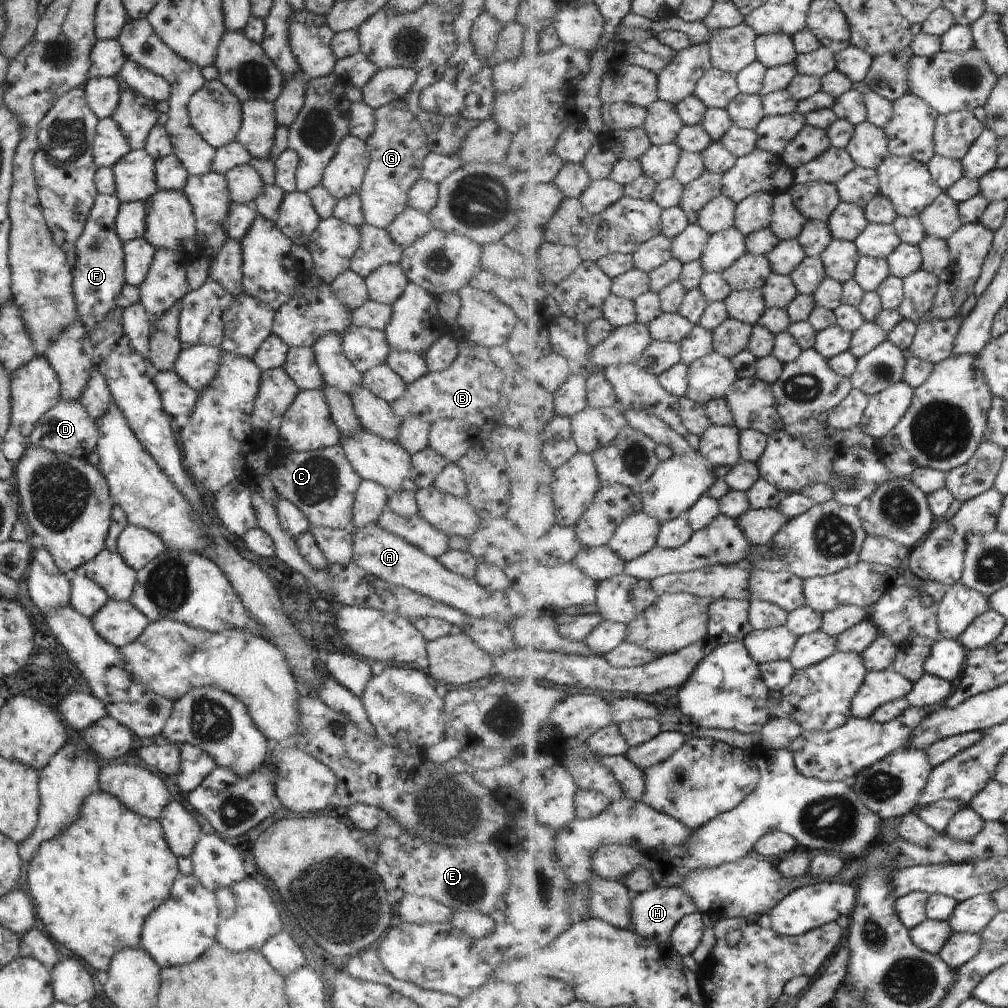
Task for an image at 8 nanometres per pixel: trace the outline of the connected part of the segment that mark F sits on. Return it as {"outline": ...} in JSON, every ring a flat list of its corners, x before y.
{"outline":[[97,194,90,209,84,232,75,244,72,268,72,290,79,320,91,331,112,309,125,282,123,242,115,231,115,220,121,202,114,195]]}

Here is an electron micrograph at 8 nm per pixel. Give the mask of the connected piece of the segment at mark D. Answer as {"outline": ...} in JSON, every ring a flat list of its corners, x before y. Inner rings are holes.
{"outline":[[60,398,58,404,36,422,28,440,32,445,42,447,46,451,88,458,91,452,97,450,98,437,95,422,84,405,80,401,62,401]]}

